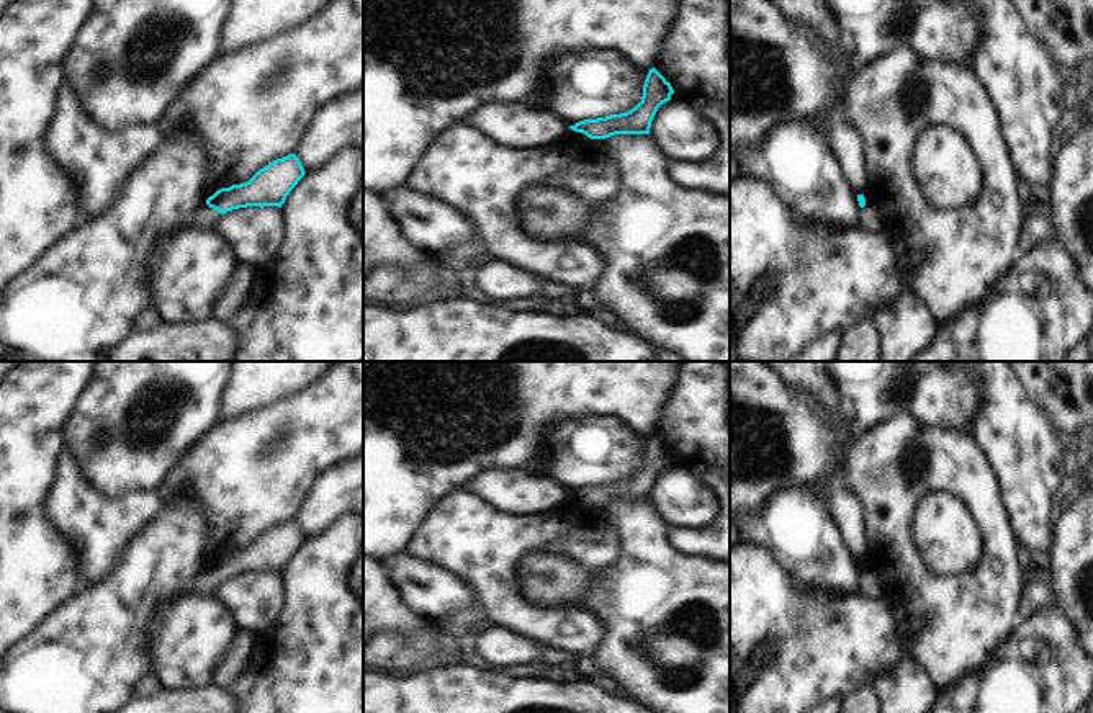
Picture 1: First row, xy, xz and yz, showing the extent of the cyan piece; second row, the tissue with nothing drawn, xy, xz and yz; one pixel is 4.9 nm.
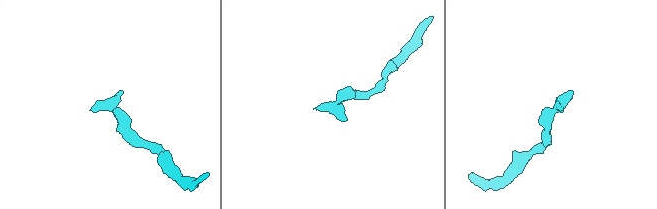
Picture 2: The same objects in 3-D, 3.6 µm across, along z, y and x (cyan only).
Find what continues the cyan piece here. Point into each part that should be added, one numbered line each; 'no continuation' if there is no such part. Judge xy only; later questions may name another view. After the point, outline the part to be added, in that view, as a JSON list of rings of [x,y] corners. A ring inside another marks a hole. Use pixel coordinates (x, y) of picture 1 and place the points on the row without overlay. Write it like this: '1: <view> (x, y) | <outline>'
1: xy (203, 582) | [[[206,569],[196,574],[188,589],[191,592],[196,592],[200,595],[213,595],[213,590],[221,584],[221,579],[216,576],[209,574]]]

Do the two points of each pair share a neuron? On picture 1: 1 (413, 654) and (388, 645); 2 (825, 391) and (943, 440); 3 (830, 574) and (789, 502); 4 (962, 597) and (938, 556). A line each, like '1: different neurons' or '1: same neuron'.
1: same neuron
2: different neurons
3: same neuron
4: different neurons

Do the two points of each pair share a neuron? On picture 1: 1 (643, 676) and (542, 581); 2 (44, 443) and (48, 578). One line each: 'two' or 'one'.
1: one
2: one

